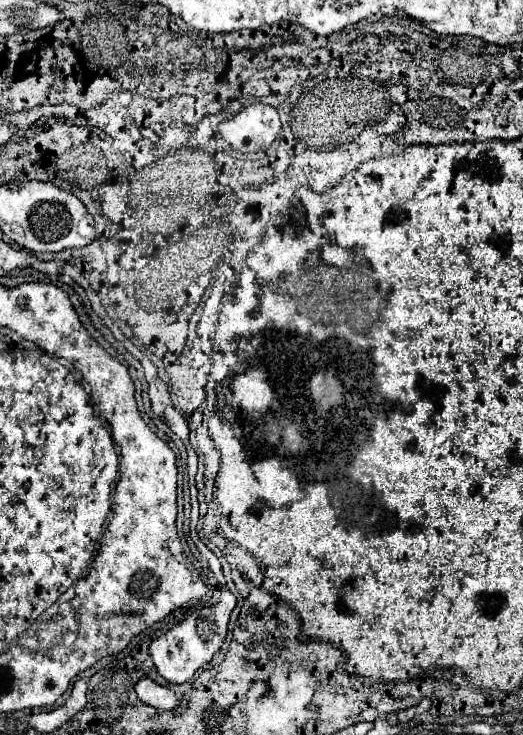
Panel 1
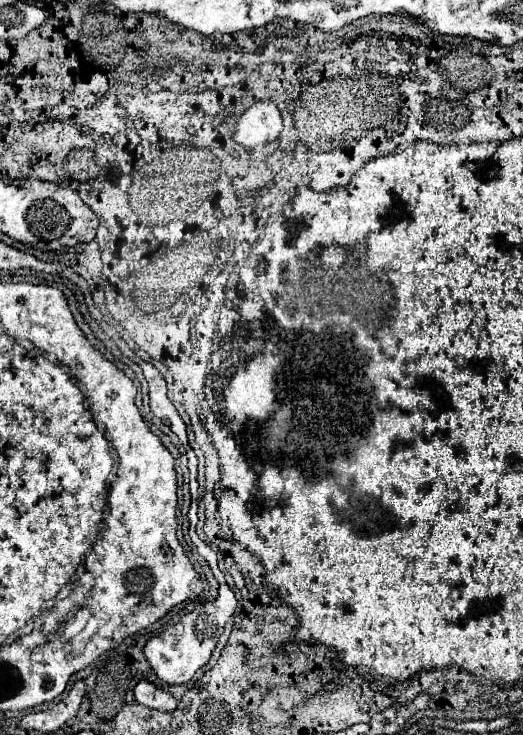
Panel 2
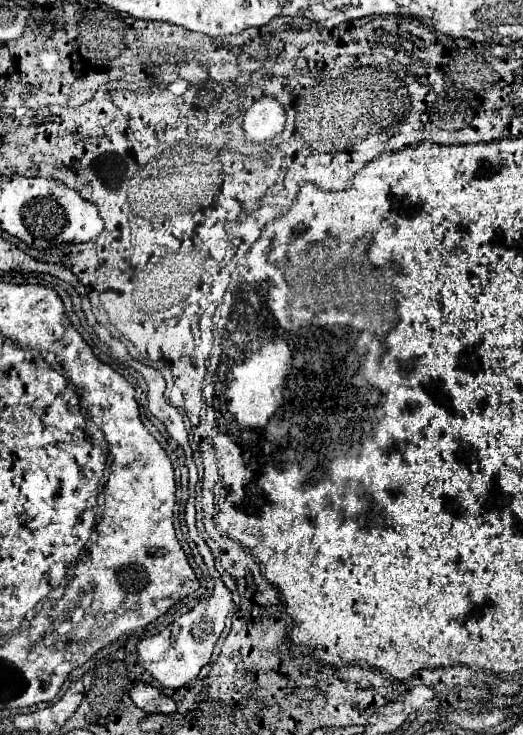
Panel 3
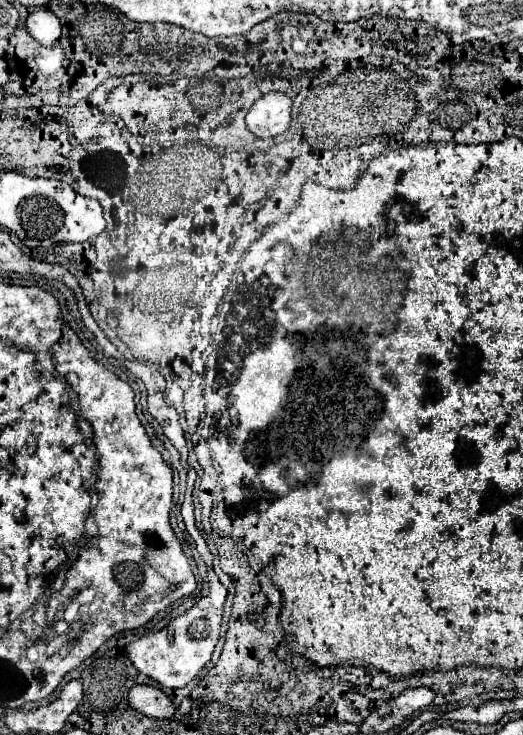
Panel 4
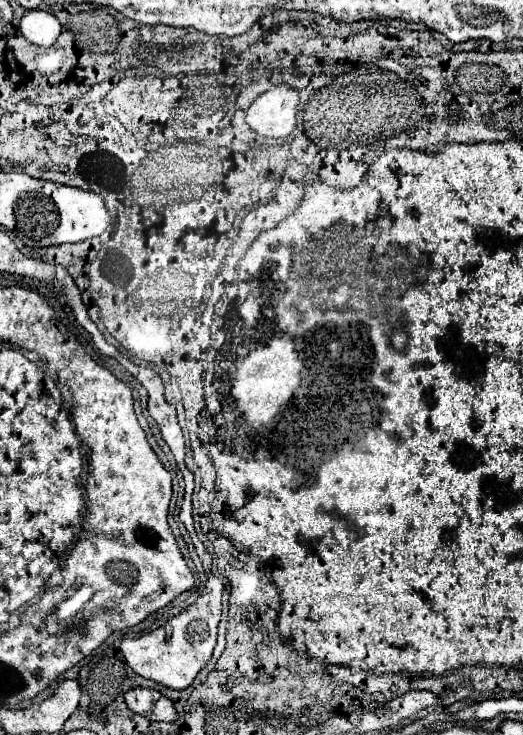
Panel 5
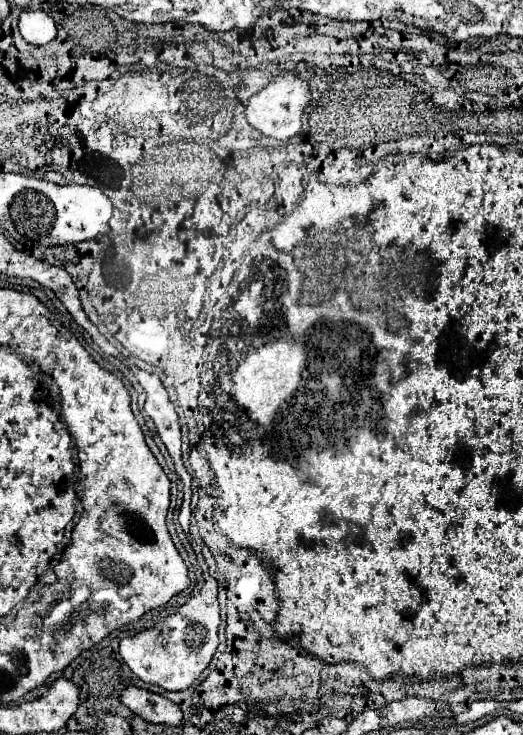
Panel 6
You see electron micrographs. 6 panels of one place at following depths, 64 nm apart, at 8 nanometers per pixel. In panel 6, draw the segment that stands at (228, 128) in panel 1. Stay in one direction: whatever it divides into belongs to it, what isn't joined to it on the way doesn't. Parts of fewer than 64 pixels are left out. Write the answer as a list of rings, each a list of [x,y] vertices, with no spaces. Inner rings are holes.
[[[282,70],[282,72],[278,72],[278,76],[274,76],[268,82],[266,88],[256,92],[248,100],[246,120],[248,120],[250,126],[254,126],[264,136],[270,136],[270,138],[276,138],[276,140],[290,140],[300,132],[304,110],[310,104],[310,100],[312,100],[310,84],[304,78],[300,78],[298,74]]]

